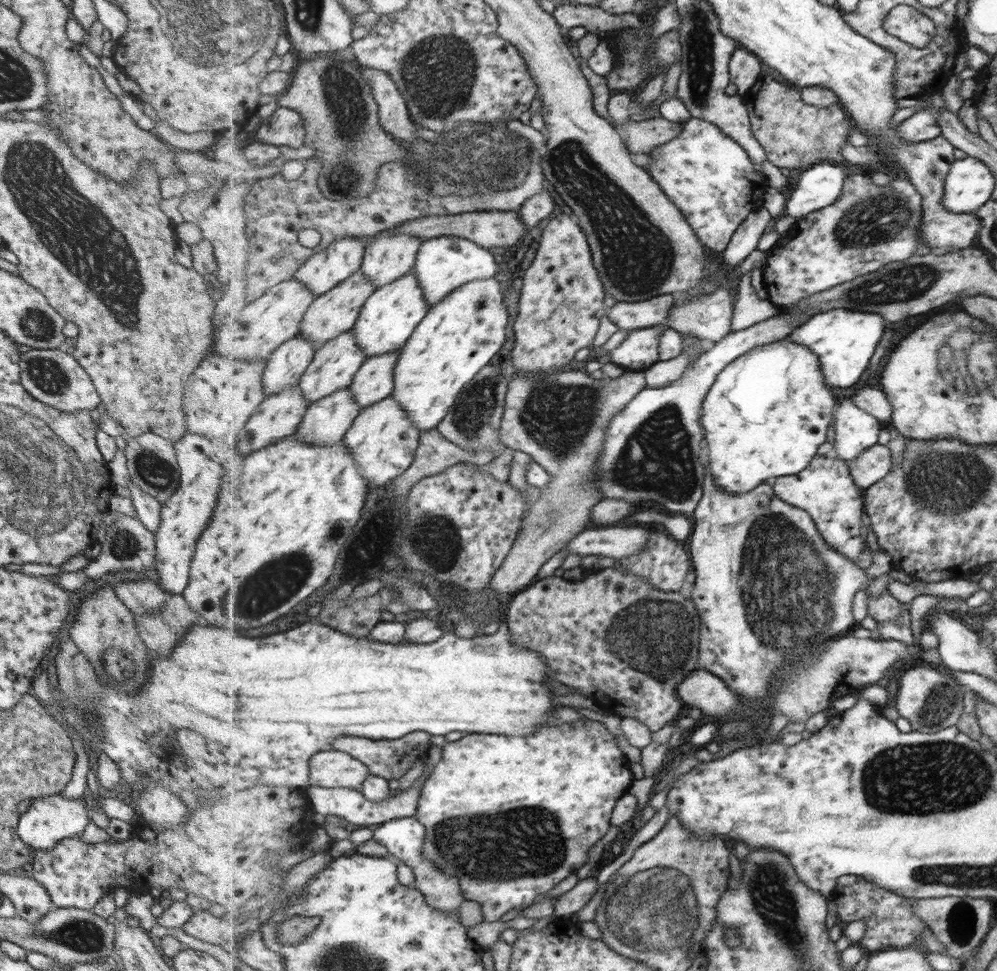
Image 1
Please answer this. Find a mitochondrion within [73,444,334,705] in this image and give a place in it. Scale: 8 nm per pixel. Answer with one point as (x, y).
(255, 598)

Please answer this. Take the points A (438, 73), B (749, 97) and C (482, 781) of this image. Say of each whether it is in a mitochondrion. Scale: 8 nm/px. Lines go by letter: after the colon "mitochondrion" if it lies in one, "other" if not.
A: mitochondrion
B: other
C: other

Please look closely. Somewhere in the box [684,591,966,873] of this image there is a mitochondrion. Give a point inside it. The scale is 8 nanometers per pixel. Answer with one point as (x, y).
(941, 699)

